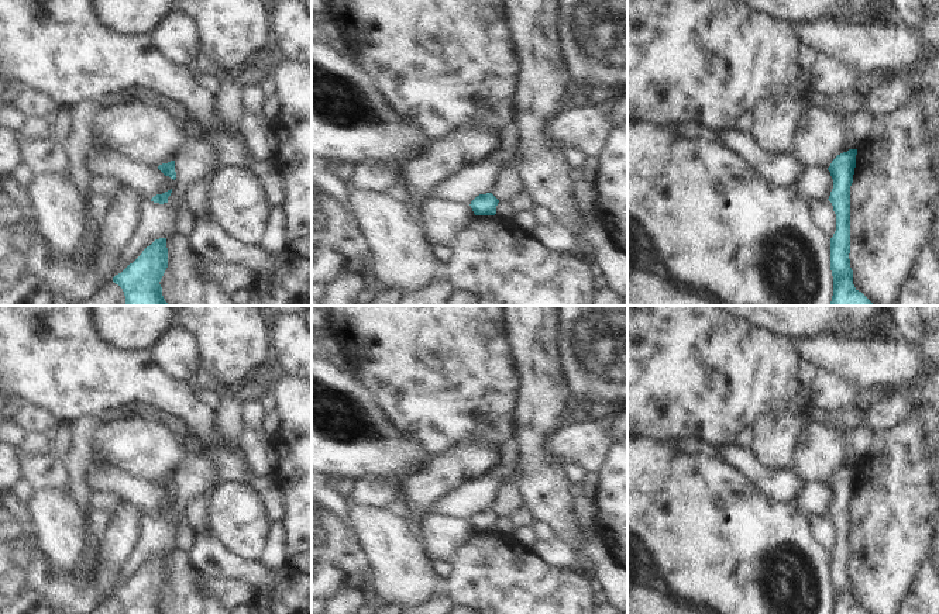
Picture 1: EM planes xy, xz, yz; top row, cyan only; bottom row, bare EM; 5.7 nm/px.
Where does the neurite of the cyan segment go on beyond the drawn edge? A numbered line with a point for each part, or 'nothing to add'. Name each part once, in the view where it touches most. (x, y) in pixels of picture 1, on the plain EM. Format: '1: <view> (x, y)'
nothing to add

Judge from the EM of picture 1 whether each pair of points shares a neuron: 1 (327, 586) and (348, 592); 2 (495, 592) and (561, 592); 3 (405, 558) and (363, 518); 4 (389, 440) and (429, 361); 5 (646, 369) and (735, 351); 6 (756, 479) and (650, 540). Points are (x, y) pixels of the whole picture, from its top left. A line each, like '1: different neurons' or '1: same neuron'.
1: different neurons
2: same neuron
3: same neuron
4: different neurons
5: same neuron
6: different neurons

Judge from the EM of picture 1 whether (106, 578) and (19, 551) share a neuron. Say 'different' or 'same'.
different

